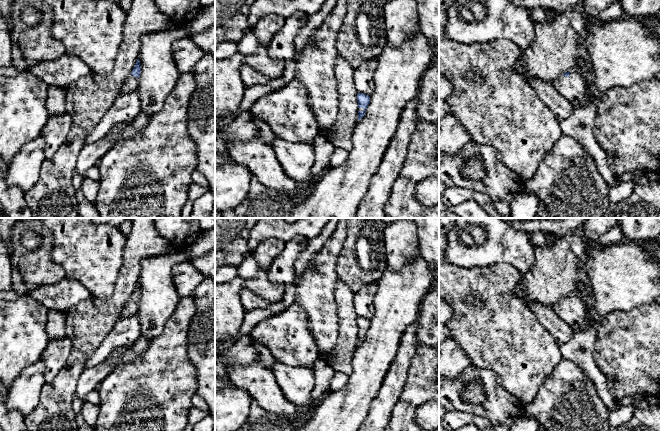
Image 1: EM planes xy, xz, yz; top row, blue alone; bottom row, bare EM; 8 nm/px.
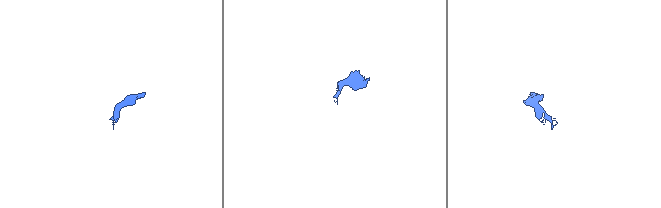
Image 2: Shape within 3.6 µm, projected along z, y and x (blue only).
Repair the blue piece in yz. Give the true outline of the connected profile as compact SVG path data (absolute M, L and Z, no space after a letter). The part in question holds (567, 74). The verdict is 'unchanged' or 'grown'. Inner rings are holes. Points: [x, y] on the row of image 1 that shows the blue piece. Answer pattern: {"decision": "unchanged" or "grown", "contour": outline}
{"decision": "grown", "contour": "M566 72L553 81L554 87L573 105L586 99L583 77L575 72Z"}

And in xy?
{"decision": "grown", "contour": "M138 59L132 70L132 73L128 76L128 78L125 80L124 84L122 85L120 94L131 92L137 89L138 78L140 76L140 73L141 73L141 66L140 66L140 61Z"}

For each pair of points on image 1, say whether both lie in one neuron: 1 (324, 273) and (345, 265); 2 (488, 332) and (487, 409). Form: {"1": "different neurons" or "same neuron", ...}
{"1": "different neurons", "2": "different neurons"}

